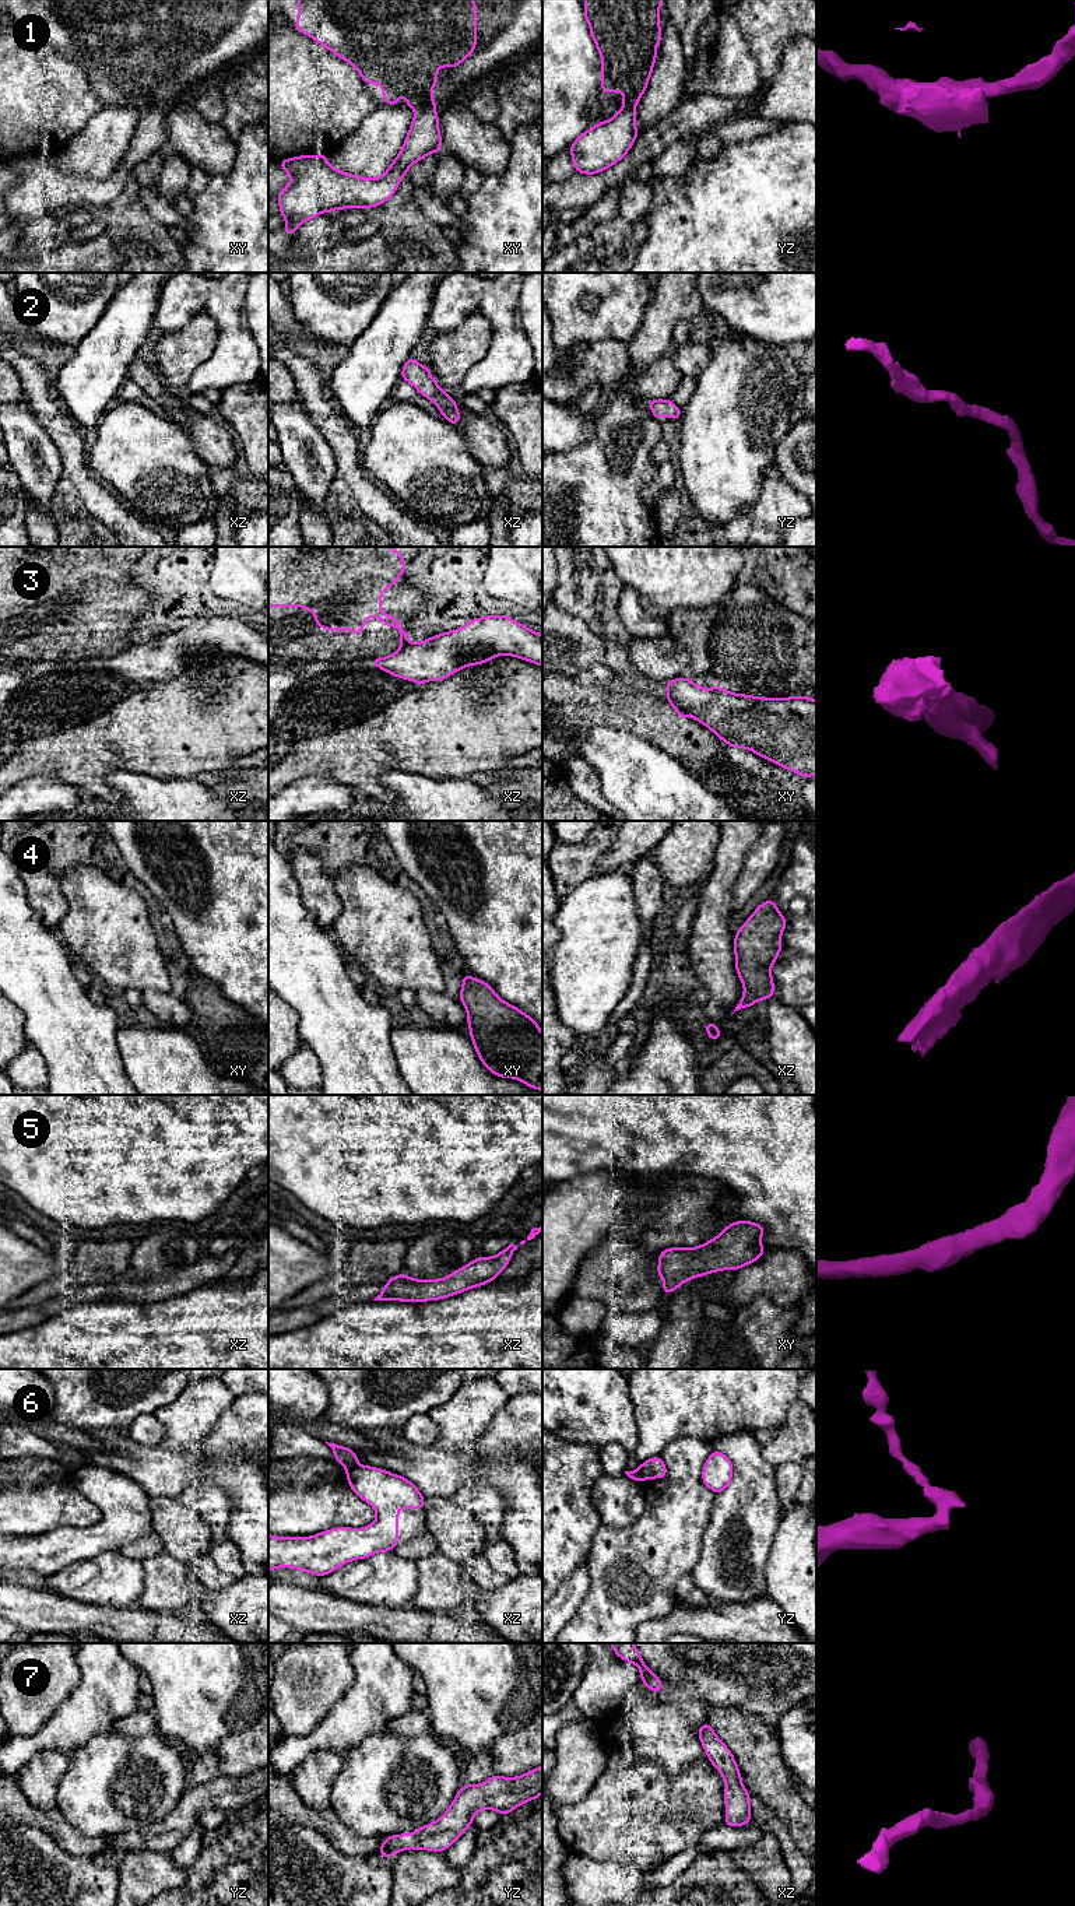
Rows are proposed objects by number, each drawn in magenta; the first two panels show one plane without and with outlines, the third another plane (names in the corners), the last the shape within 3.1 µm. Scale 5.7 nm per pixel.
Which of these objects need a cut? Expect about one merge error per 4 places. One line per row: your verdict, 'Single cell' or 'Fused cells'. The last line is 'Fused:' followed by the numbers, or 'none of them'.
1: Fused cells
2: Single cell
3: Fused cells
4: Single cell
5: Single cell
6: Fused cells
7: Single cell
Fused: 1, 3, 6

